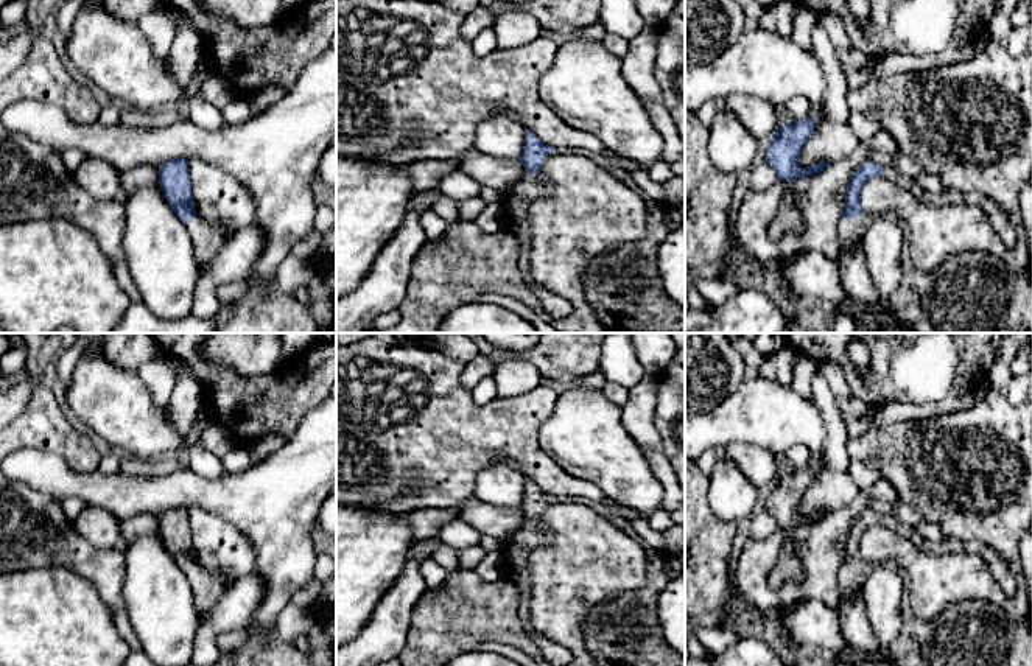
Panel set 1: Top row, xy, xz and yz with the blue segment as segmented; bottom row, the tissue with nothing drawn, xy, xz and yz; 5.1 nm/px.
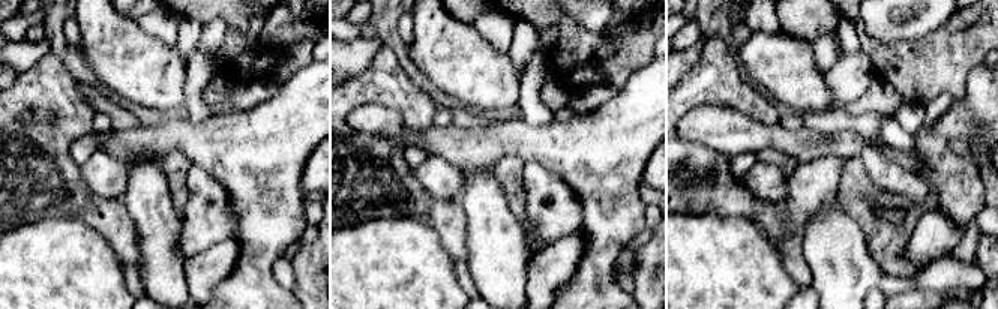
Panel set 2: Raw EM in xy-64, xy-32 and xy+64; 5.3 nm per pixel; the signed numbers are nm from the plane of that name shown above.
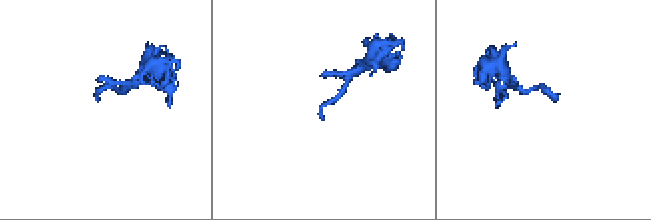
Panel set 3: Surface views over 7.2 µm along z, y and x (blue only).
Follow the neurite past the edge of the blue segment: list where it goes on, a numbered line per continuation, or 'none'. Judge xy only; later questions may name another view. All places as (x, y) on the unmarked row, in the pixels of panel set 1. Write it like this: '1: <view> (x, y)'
1: xy (206, 592)

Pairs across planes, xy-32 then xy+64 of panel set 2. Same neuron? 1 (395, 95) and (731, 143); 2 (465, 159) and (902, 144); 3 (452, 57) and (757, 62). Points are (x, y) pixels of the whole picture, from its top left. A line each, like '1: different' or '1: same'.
1: different
2: different
3: same

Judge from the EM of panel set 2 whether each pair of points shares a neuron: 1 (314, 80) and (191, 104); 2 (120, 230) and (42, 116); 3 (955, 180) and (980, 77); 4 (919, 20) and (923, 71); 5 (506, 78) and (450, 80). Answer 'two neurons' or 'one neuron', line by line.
1: two neurons
2: two neurons
3: one neuron
4: two neurons
5: one neuron

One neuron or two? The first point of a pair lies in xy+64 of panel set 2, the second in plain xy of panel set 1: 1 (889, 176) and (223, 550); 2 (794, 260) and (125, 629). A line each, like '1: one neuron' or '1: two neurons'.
1: one neuron
2: one neuron

